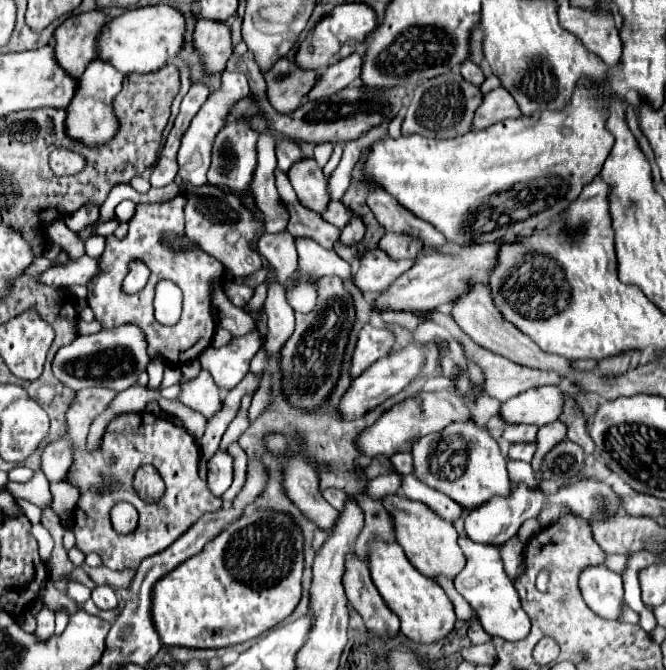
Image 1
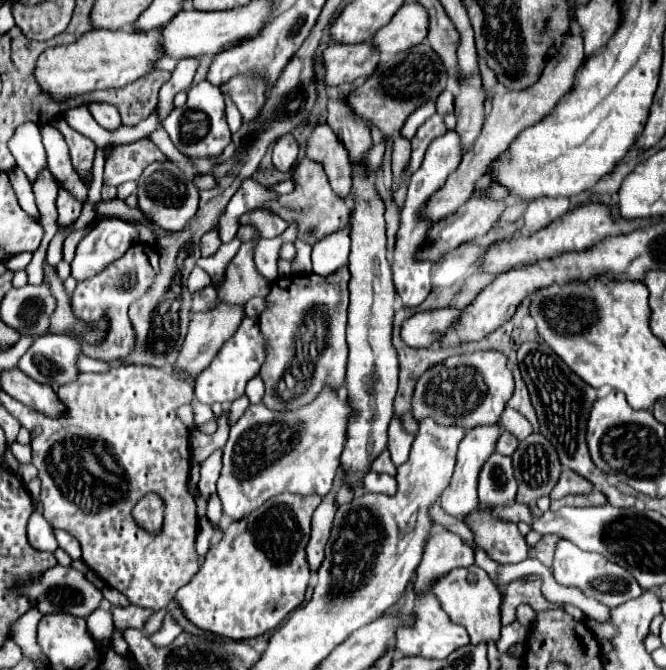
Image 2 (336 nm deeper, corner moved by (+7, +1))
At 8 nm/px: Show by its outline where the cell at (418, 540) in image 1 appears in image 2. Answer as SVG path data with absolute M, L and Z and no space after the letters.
M476 565L468 569L456 569L456 573L448 573L448 577L436 581L432 587L432 593L438 597L442 609L448 613L452 621L458 625L466 627L472 645L478 643L498 643L500 639L500 603L502 603L502 593L498 587L490 581L488 573Z

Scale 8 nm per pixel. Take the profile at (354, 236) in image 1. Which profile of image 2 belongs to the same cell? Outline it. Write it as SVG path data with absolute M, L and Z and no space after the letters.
M326 123L314 127L306 145L306 157L322 163L336 195L344 199L350 195L352 159L344 143L336 137L336 133Z

